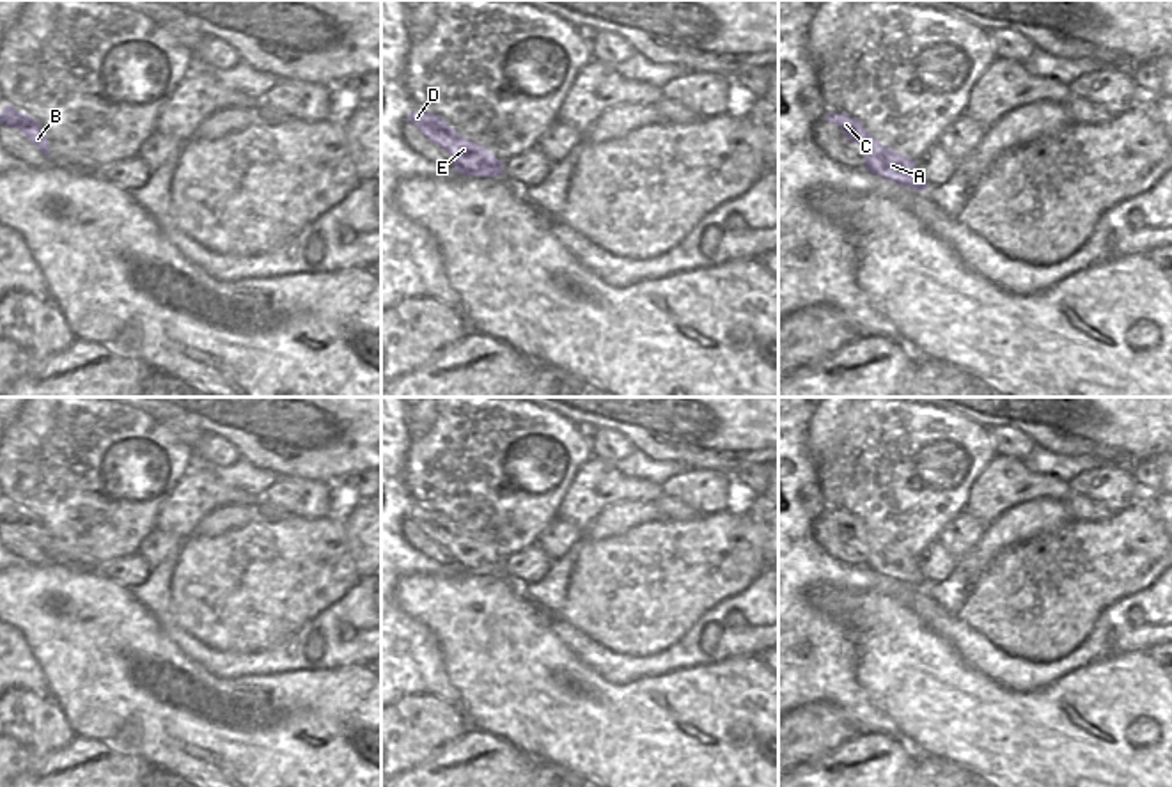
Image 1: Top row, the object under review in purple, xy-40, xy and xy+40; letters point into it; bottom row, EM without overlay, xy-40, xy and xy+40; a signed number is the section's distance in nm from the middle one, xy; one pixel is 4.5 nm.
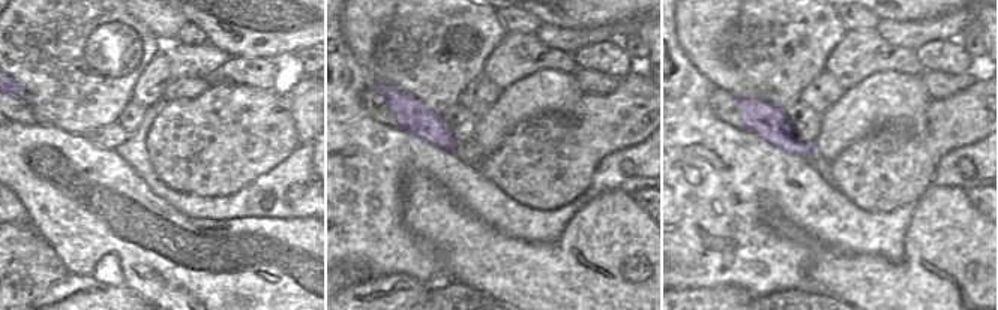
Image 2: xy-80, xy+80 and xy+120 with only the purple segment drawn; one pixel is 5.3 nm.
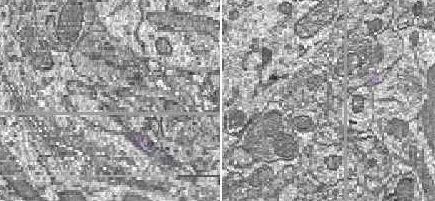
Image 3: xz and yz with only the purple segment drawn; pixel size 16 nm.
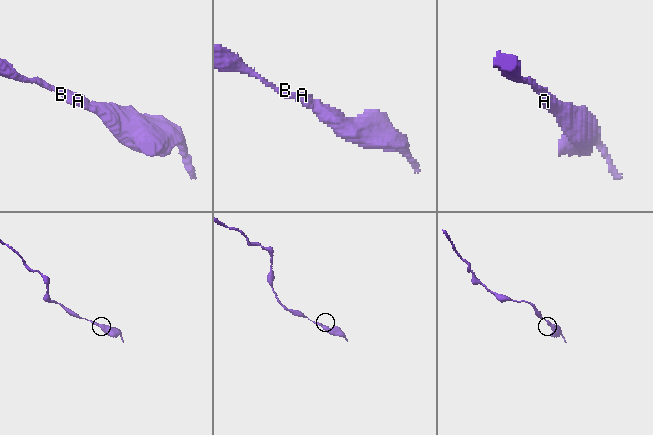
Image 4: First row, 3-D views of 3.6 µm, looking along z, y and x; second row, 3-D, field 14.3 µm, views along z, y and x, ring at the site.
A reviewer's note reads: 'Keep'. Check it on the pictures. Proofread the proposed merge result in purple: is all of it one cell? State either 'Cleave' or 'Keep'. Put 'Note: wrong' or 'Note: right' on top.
Note: right
Keep.

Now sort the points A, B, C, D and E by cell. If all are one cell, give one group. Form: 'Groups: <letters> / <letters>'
Groups: A B C D E.

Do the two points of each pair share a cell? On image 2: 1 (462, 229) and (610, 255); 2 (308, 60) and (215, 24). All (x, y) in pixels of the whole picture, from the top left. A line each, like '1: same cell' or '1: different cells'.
1: same cell
2: different cells

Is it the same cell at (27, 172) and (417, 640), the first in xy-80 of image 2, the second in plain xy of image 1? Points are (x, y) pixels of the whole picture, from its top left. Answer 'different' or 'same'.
different

